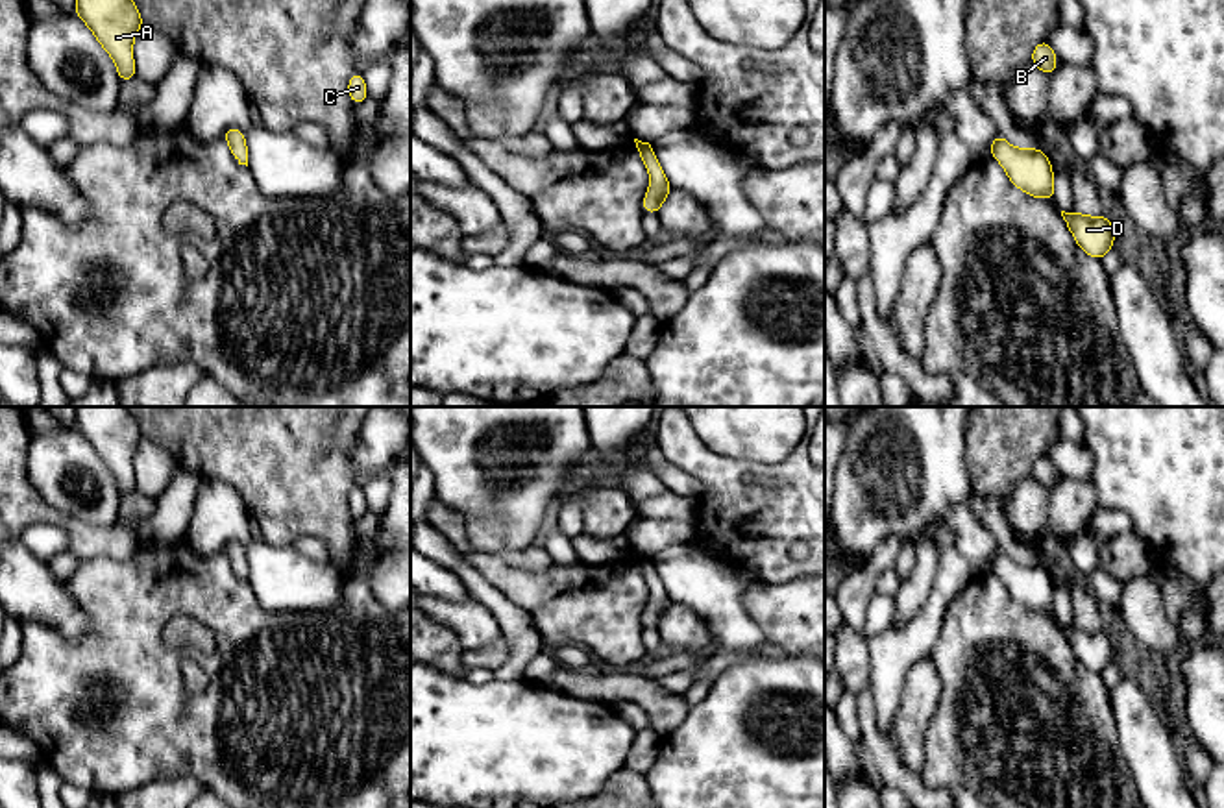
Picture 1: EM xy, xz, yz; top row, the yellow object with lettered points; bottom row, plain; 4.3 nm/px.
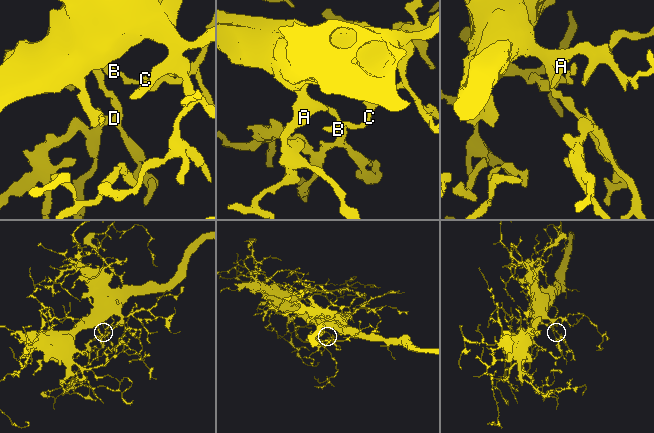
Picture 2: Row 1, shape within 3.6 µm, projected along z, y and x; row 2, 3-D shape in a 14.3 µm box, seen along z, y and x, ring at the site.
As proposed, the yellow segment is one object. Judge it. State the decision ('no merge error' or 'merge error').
no merge error

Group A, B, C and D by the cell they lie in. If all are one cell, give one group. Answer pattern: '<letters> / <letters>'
A B C D

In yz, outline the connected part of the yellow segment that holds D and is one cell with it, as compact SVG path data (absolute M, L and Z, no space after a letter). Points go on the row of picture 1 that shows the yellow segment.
M1061 211L1061 216L1085 255L1100 261L1113 248L1115 231L1111 220L1104 218L1102 214L1085 216L1076 211Z

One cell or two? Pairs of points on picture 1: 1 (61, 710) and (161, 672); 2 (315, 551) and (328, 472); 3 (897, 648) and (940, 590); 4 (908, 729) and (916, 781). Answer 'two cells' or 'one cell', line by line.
1: one cell
2: two cells
3: one cell
4: two cells

